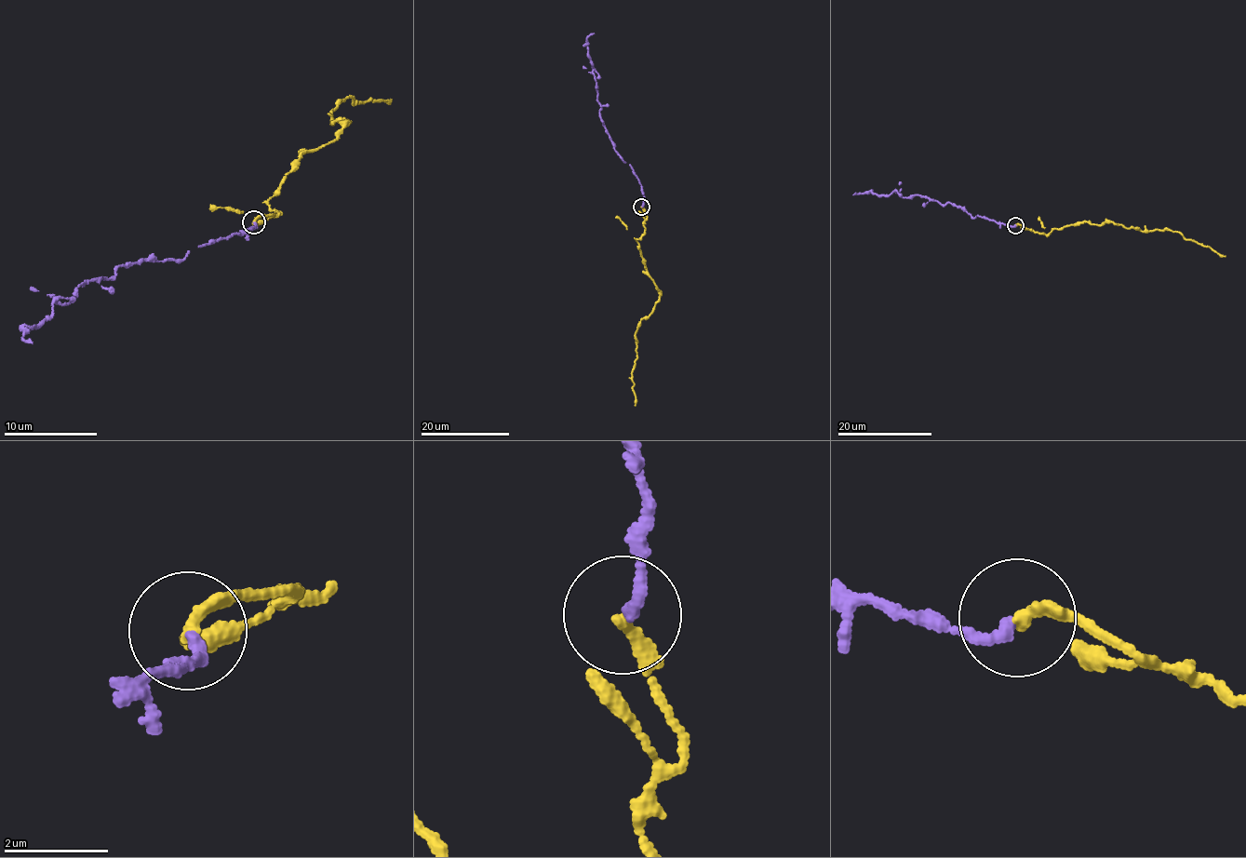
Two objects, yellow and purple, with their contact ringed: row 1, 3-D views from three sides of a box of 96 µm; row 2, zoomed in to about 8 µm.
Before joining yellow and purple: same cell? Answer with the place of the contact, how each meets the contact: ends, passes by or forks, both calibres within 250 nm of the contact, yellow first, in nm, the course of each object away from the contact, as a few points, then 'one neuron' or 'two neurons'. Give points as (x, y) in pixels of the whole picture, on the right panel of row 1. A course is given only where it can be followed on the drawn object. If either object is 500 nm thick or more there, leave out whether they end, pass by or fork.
place (1015, 225); yellow ends; purple ends; calibres 240 and 220 nm; course yellow (1015, 224), (1047, 234), (1082, 222), (1097, 225), (1113, 221), (1141, 231), (1179, 232), (1185, 239), (1225, 257); course purple (1015, 224), (973, 218), (960, 207), (926, 196), (903, 196), (893, 191), (887, 195), (852, 194); one neuron

